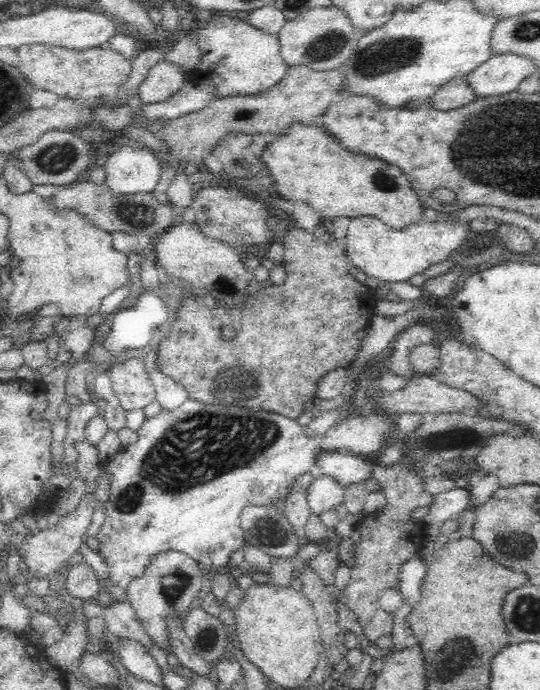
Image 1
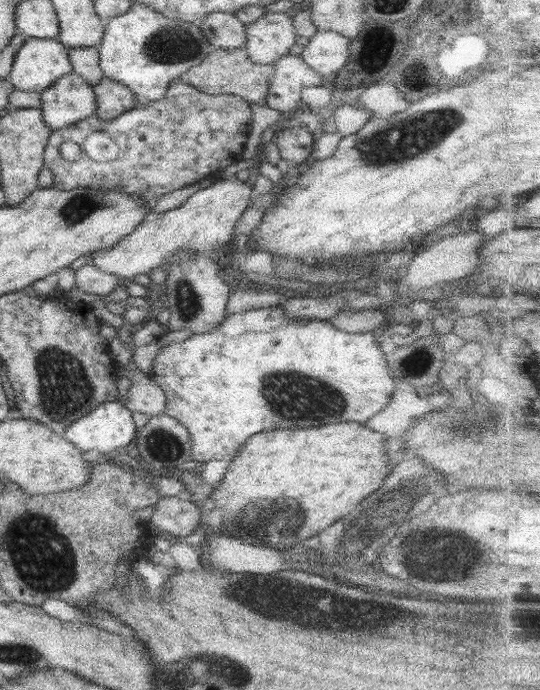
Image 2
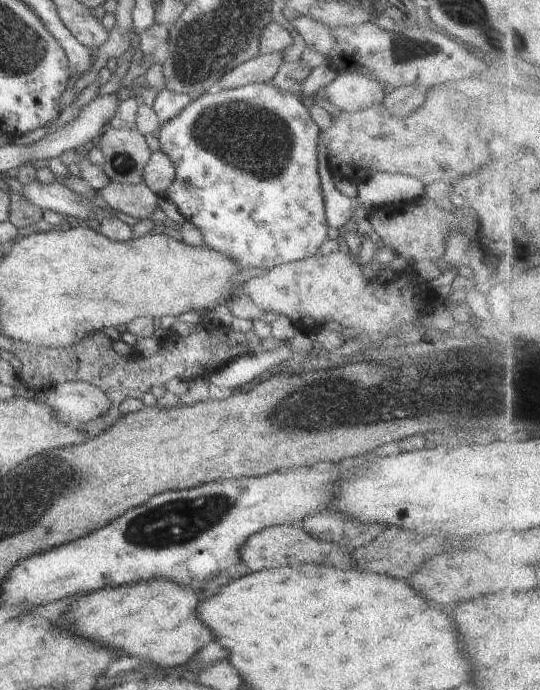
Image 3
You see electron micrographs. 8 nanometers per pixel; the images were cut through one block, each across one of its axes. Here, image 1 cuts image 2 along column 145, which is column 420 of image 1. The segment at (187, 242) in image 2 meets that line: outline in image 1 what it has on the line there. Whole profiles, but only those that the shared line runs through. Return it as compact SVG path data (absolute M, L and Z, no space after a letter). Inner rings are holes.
M356 216L349 220L346 255L350 263L385 282L406 282L416 274L422 274L428 266L448 260L448 256L468 238L470 220L453 216L442 222L420 220L400 230L389 227L375 216Z

